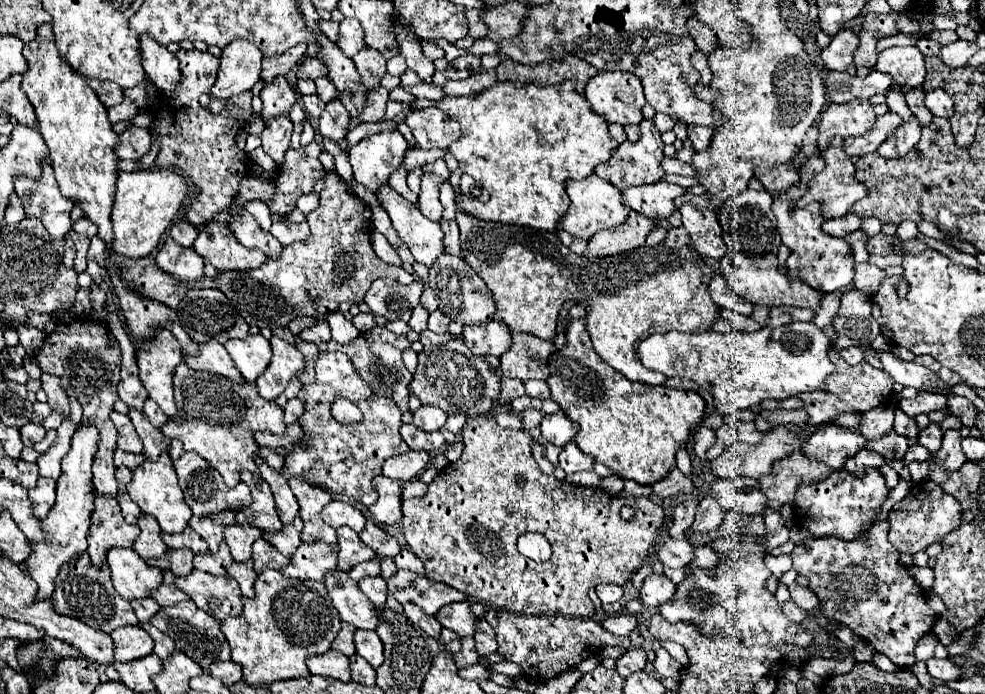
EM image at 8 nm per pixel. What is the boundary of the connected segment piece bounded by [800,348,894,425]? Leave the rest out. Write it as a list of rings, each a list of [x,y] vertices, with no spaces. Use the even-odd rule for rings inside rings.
[[[831,348],[828,351],[829,358],[834,361],[834,373],[826,377],[826,389],[814,391],[814,393],[802,393],[800,397],[804,399],[804,409],[810,415],[810,425],[820,425],[820,423],[830,423],[838,413],[850,411],[850,413],[866,413],[892,397],[892,379],[888,373],[874,369],[866,361],[860,365],[848,365],[841,358],[838,352]]]

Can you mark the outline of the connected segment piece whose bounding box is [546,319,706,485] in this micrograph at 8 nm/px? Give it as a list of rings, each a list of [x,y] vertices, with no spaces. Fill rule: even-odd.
[[[570,319],[566,327],[566,345],[550,355],[550,377],[546,383],[550,387],[550,397],[560,403],[564,415],[580,425],[576,445],[584,453],[590,453],[598,463],[608,465],[616,475],[634,479],[640,485],[654,485],[670,473],[676,463],[676,451],[688,443],[692,427],[702,419],[706,407],[704,399],[694,391],[628,381],[622,373],[598,357],[588,337],[584,319]]]

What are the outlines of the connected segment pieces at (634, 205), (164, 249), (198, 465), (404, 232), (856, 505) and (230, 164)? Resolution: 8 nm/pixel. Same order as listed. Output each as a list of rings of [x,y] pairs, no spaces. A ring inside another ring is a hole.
[[[658,181],[652,185],[628,187],[622,191],[622,201],[628,209],[642,213],[650,219],[666,219],[674,213],[674,197],[682,195],[684,189],[668,181]]]
[[[166,237],[164,245],[156,253],[156,263],[162,271],[170,273],[178,281],[194,283],[204,273],[204,261],[192,247],[178,245],[172,237]]]
[[[184,453],[178,461],[174,461],[174,469],[176,469],[176,475],[178,475],[178,483],[180,483],[180,489],[184,491],[184,497],[186,497],[186,503],[190,505],[192,513],[198,515],[198,517],[204,517],[204,515],[214,515],[214,513],[220,513],[224,509],[238,509],[238,507],[246,507],[250,505],[250,489],[246,483],[238,483],[236,487],[228,489],[222,481],[222,475],[210,467],[200,455],[196,453]]]
[[[382,185],[376,197],[390,215],[398,237],[410,249],[414,259],[430,267],[444,253],[440,223],[424,217],[418,205],[406,201],[390,185]]]
[[[840,469],[832,473],[826,481],[800,487],[794,497],[794,515],[802,527],[806,527],[808,531],[820,537],[832,535],[850,541],[856,539],[874,523],[874,517],[880,513],[880,507],[886,497],[888,497],[888,489],[880,471],[870,469],[862,479],[858,479],[846,469]]]
[[[180,49],[176,57],[180,61],[182,81],[178,81],[177,93],[173,91],[169,95],[176,99],[166,99],[166,101],[174,107],[178,115],[164,115],[164,107],[162,109],[154,107],[154,101],[148,99],[147,86],[150,79],[147,75],[141,84],[132,89],[124,89],[124,95],[128,99],[134,99],[140,113],[150,113],[154,115],[154,119],[160,117],[160,129],[156,123],[148,127],[150,135],[154,139],[160,139],[156,167],[178,169],[192,179],[192,183],[200,191],[198,191],[198,197],[190,203],[186,217],[192,225],[204,225],[210,221],[214,213],[218,213],[218,209],[226,209],[232,205],[232,195],[240,189],[240,181],[248,175],[248,155],[236,147],[236,135],[248,125],[248,119],[254,113],[252,91],[248,91],[246,95],[240,95],[238,103],[226,101],[226,107],[218,115],[212,115],[206,109],[202,109],[202,105],[198,103],[198,97],[212,89],[216,81],[216,71],[218,71],[218,57],[214,57],[208,51],[196,51],[196,49],[192,51]],[[234,105],[238,105],[236,111],[234,111]]]

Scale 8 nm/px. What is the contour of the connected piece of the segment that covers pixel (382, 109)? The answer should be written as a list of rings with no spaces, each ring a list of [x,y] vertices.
[[[376,87],[368,91],[366,105],[362,107],[362,113],[358,113],[360,121],[382,121],[386,115],[386,101],[388,101],[388,91],[384,87]]]

